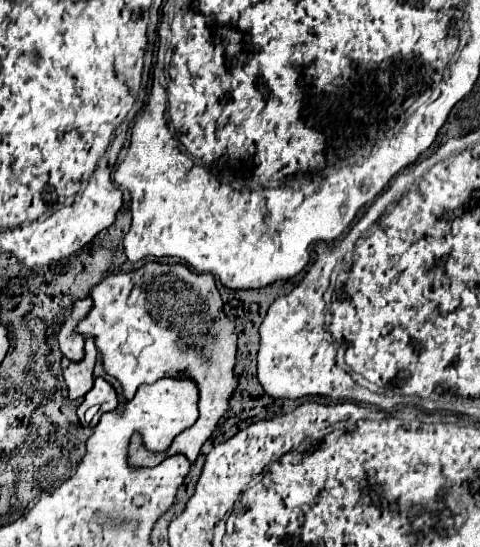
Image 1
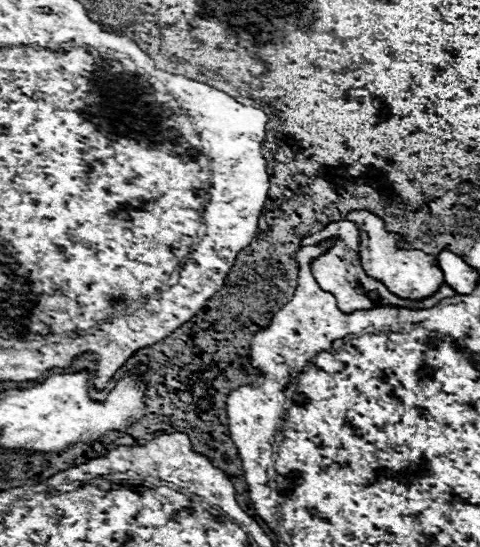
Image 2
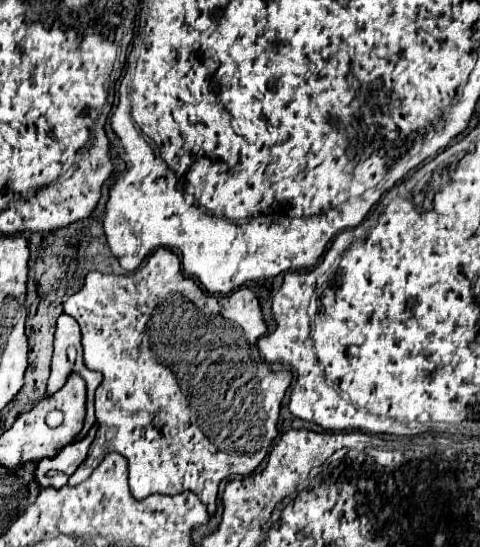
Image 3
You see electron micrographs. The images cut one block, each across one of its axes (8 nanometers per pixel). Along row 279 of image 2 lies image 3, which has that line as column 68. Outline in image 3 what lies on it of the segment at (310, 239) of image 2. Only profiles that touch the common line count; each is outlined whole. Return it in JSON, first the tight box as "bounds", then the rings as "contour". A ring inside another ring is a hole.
{"bounds":[48,314,102,424],"contour":[[[60,314],[56,322],[54,334],[54,356],[52,356],[52,374],[48,380],[48,392],[54,394],[64,382],[70,372],[78,372],[86,380],[88,388],[88,412],[84,424],[88,424],[88,416],[94,416],[94,390],[102,382],[102,374],[92,372],[82,362],[82,346],[80,346],[80,326],[68,314]]]}

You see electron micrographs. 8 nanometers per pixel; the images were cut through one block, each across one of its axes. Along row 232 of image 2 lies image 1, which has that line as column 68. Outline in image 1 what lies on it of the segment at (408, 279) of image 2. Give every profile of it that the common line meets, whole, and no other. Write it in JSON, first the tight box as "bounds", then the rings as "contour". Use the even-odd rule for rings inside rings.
{"bounds":[62,338,98,400],"contour":[[[92,338],[86,340],[86,356],[82,362],[70,362],[68,358],[62,358],[62,370],[64,370],[64,380],[68,386],[68,398],[76,400],[86,396],[94,384],[94,362],[98,356],[98,350],[92,342]]]}

